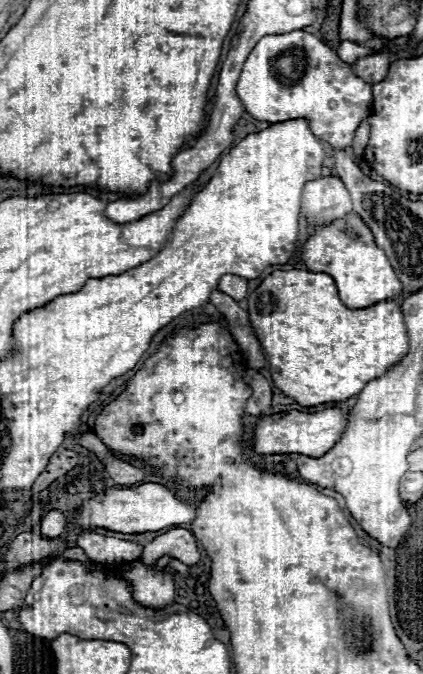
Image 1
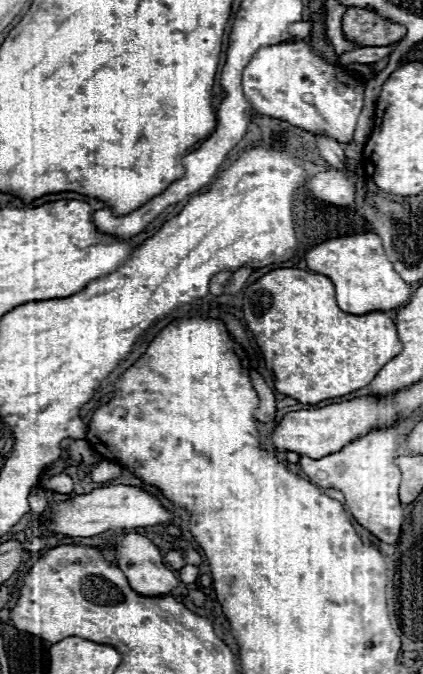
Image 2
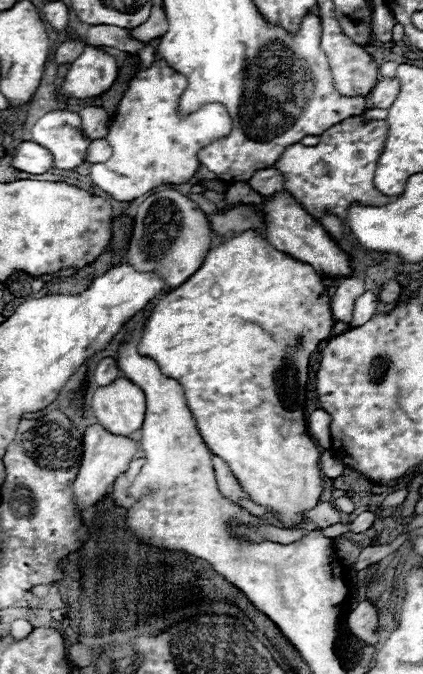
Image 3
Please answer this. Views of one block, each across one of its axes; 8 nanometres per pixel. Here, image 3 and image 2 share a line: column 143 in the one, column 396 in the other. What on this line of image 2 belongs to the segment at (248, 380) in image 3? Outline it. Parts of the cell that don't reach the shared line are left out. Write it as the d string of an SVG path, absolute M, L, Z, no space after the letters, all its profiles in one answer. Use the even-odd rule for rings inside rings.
M296 268L272 270L244 290L242 302L246 326L254 334L261 359L274 373L276 390L302 404L318 404L368 386L380 368L402 350L394 320L388 312L372 312L364 316L342 312L334 300L334 286L324 274Z

